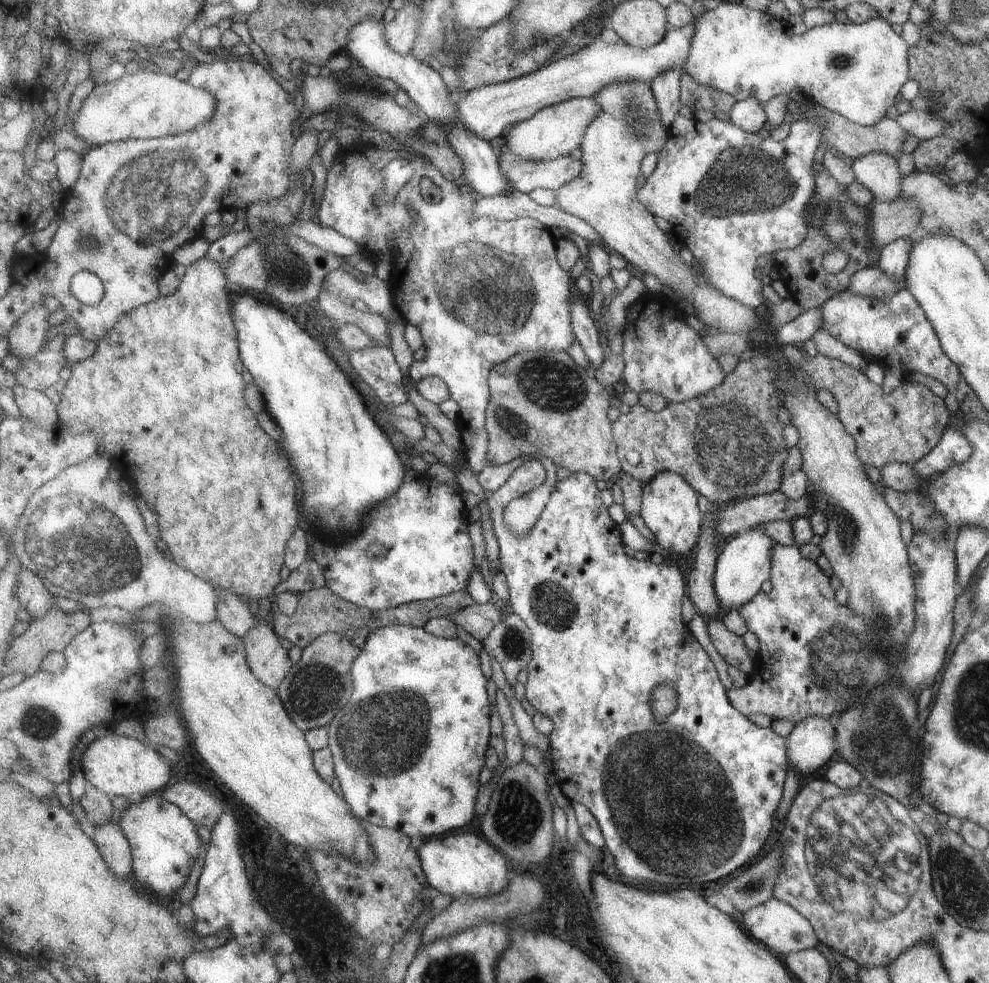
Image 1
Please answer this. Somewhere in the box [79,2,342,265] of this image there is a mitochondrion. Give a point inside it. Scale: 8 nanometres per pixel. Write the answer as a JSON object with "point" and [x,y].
{"point":[142,181]}

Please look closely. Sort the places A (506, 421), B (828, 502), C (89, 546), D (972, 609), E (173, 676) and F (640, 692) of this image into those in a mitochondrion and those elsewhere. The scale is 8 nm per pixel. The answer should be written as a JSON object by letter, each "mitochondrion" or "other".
{"A":"mitochondrion","B":"mitochondrion","C":"mitochondrion","D":"other","E":"other","F":"other"}

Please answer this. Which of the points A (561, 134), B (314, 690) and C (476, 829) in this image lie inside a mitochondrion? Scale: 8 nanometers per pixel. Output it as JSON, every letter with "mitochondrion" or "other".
{"A":"other","B":"mitochondrion","C":"other"}

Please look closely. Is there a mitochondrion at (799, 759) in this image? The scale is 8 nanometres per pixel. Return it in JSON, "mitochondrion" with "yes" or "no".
{"mitochondrion":"no"}

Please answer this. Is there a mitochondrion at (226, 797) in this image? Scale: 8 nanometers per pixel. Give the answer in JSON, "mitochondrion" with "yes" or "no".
{"mitochondrion":"no"}

